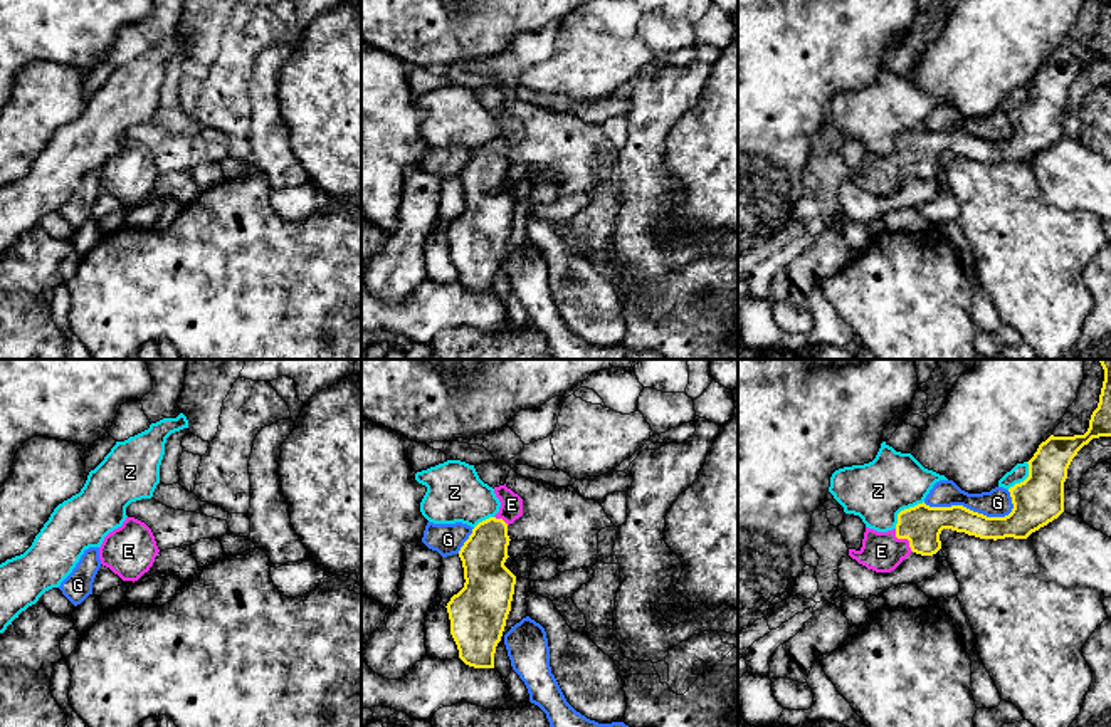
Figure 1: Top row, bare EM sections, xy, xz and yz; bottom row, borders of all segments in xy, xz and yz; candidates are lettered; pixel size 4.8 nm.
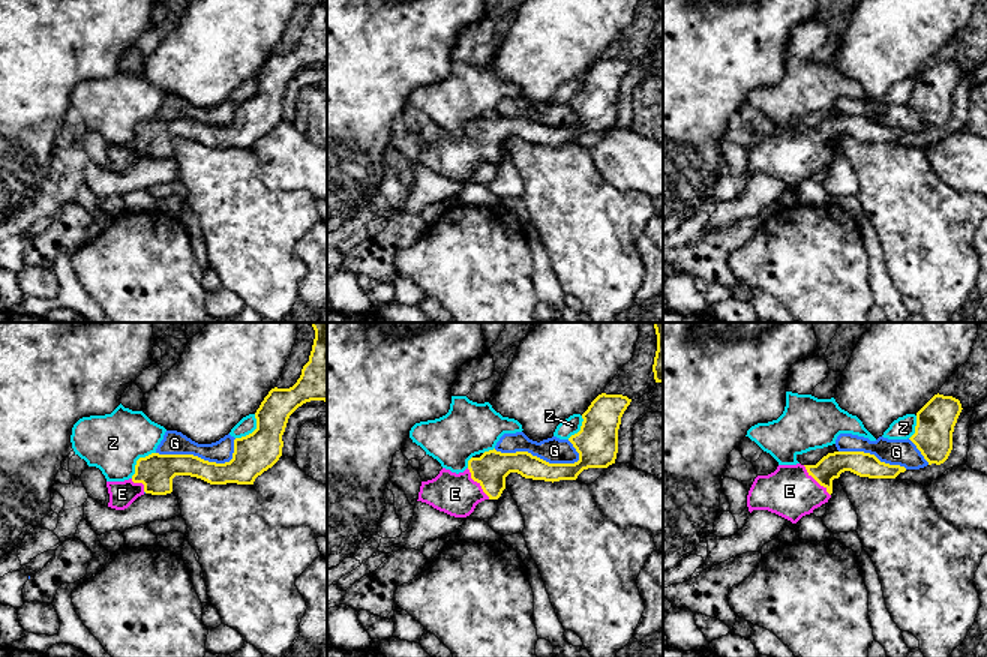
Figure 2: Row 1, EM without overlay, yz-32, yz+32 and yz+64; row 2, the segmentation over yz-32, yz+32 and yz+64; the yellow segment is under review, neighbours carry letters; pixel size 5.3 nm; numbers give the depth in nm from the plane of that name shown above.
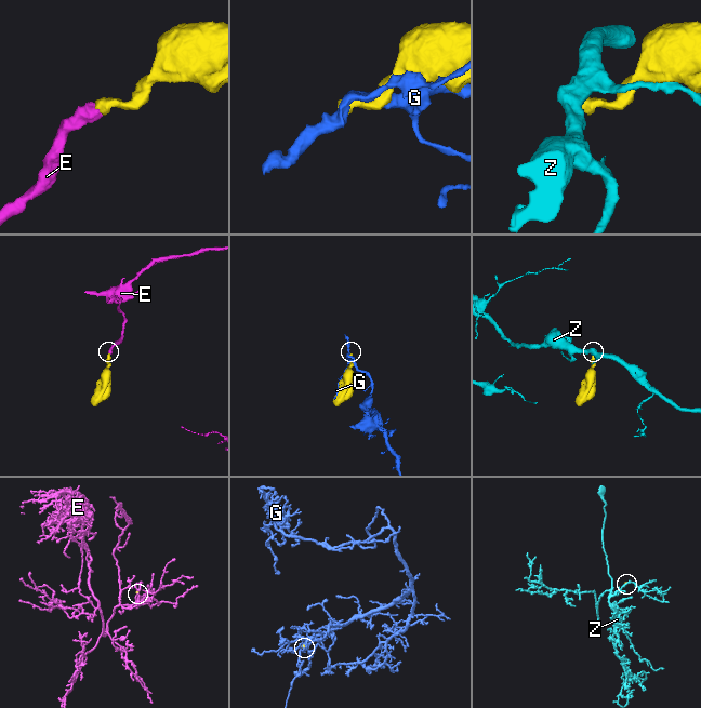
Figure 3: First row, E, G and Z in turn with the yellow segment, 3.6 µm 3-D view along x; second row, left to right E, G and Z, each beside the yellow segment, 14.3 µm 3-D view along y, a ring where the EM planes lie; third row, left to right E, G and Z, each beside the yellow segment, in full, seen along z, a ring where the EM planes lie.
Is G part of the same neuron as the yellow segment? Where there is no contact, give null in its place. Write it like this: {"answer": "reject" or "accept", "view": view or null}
{"answer": "reject", "view": "yz"}

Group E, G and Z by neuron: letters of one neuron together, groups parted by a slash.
E / G / Z

